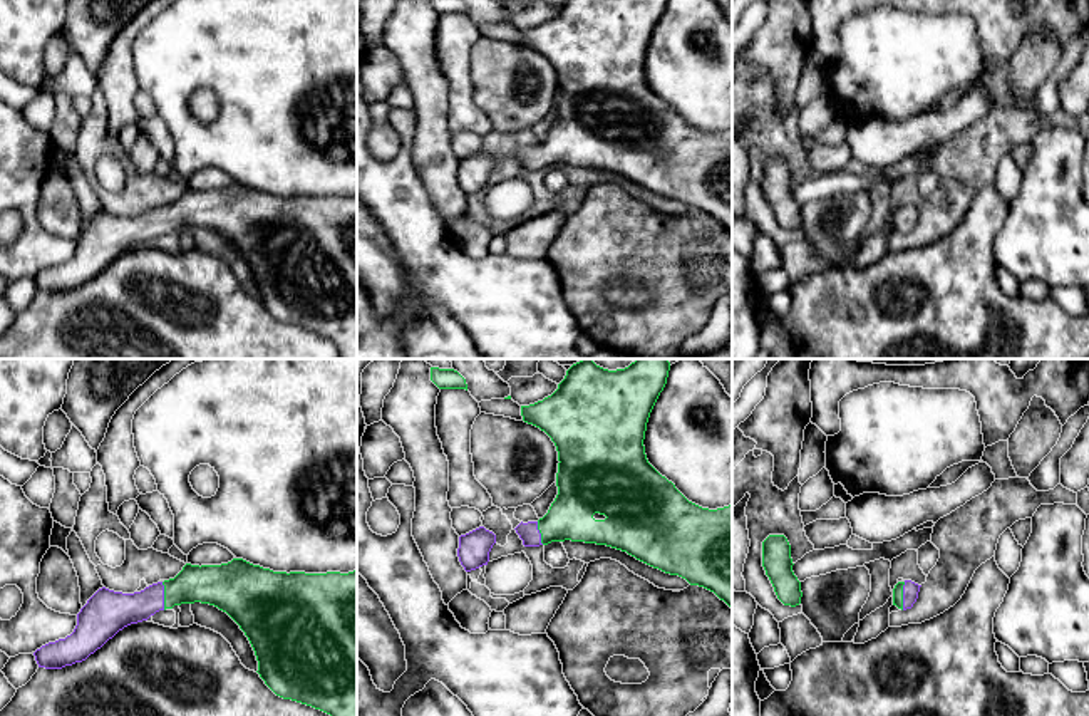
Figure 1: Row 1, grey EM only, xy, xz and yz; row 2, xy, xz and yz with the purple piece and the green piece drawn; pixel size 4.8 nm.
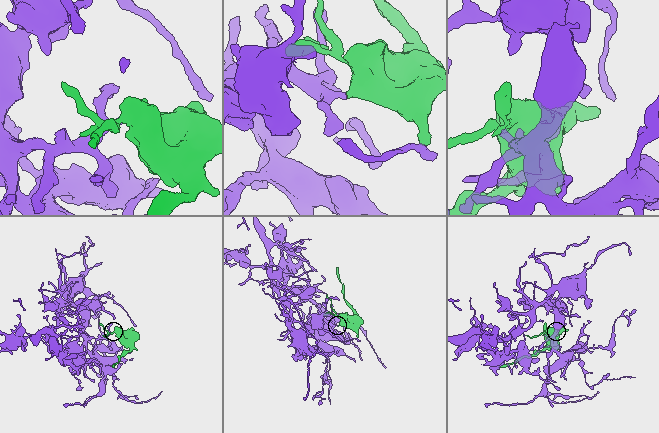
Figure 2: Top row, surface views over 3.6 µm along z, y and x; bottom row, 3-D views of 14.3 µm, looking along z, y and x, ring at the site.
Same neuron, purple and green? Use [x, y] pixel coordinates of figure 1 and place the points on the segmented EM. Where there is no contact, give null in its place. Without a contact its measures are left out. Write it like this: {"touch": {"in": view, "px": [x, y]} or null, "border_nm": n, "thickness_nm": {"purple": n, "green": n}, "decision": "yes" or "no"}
{"touch": {"in": "xy", "px": [163, 596]}, "border_nm": 140, "thickness_nm": {"purple": 190, "green": 190}, "decision": "yes"}

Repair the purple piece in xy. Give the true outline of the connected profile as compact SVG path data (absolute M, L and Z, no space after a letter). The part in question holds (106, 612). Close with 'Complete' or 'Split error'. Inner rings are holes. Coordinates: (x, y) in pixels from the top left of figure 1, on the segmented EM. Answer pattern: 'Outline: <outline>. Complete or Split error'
Outline: M243 558L221 565L191 565L141 592L99 589L77 614L70 636L34 652L39 667L62 669L85 661L119 630L181 604L209 604L226 612L248 637L258 674L280 698L330 716L357 716L357 570L348 573L273 572Z. Split error

